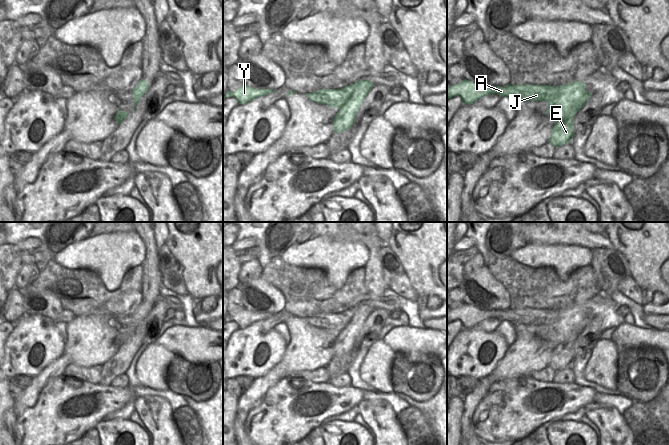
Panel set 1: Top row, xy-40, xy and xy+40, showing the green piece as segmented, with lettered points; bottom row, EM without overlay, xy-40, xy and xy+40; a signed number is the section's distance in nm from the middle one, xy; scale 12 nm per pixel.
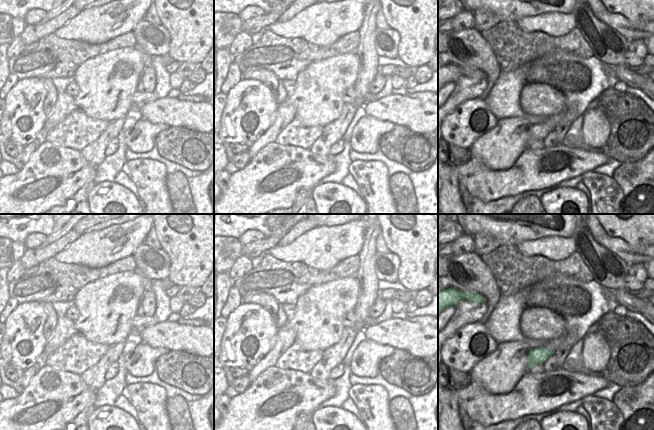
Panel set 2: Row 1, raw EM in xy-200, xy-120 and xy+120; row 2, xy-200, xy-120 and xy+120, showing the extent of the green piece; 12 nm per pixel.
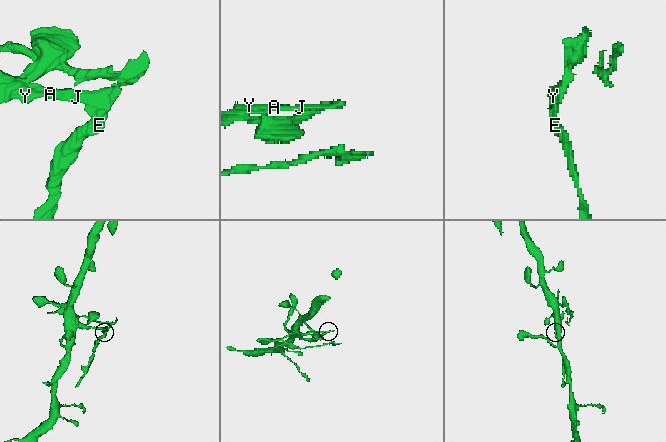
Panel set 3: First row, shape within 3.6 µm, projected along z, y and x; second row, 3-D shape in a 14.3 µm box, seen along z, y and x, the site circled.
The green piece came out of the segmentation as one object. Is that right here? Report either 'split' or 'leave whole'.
split

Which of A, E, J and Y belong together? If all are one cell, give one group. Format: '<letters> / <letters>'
A J Y / E

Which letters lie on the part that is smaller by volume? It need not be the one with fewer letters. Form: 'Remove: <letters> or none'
Remove: E

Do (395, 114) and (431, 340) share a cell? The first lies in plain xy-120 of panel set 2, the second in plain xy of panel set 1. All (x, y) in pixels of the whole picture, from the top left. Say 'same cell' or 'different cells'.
same cell

